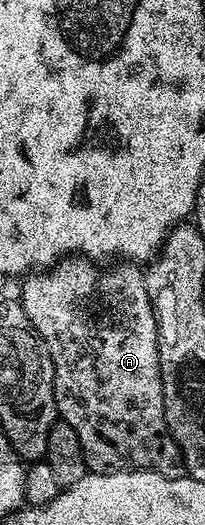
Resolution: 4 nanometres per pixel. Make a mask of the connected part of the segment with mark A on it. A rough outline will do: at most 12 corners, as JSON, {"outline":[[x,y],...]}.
{"outline":[[71,255],[21,304],[88,470],[184,476],[144,270]]}

